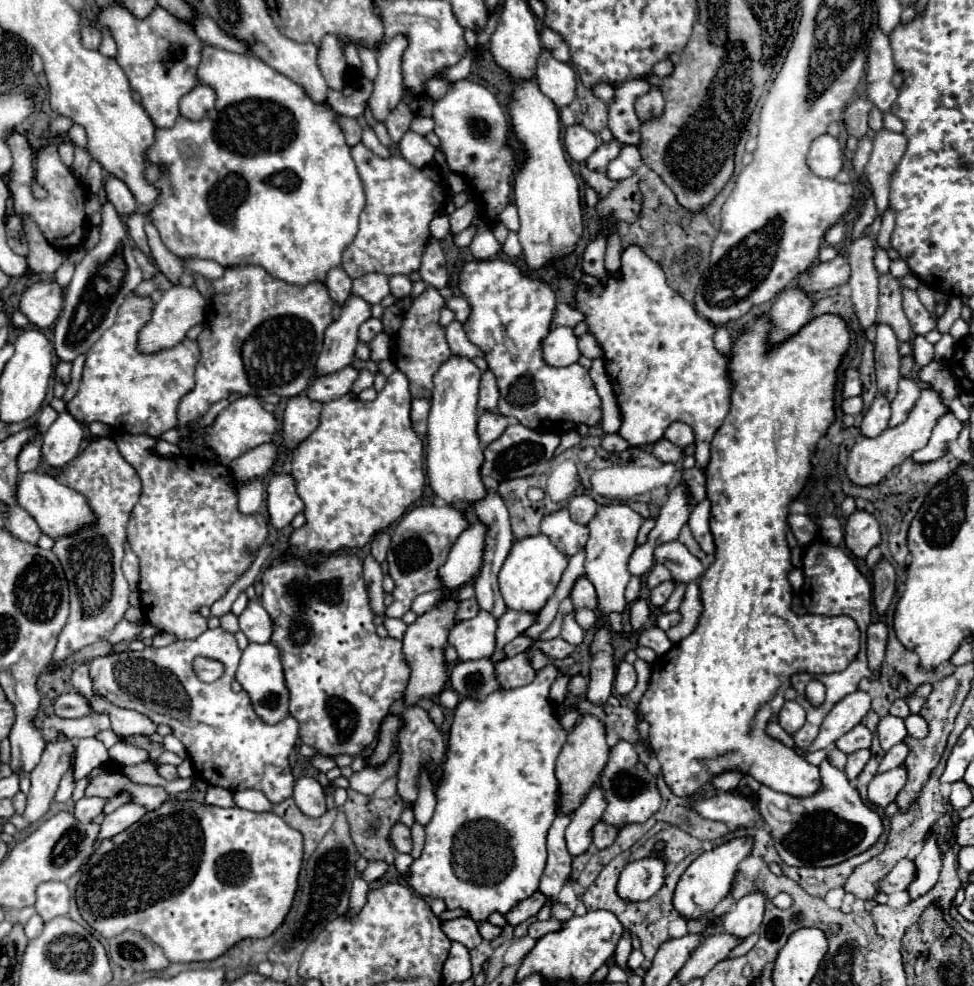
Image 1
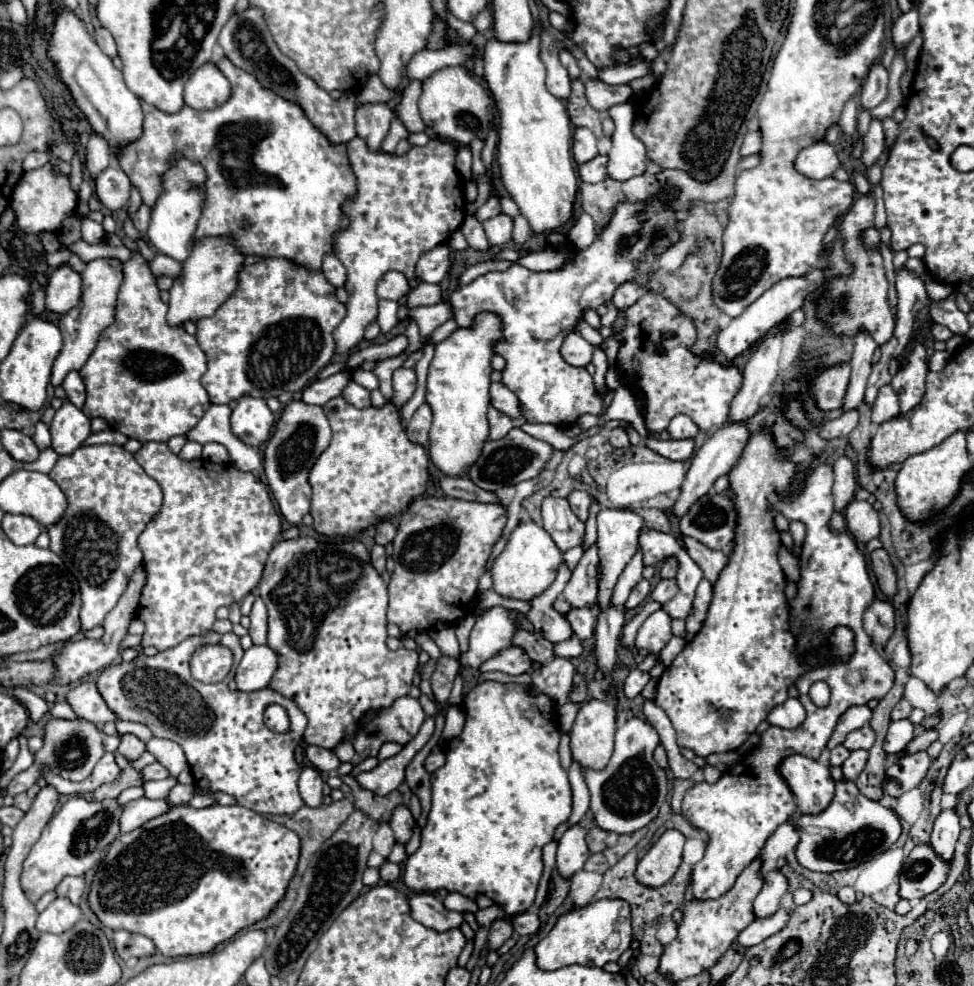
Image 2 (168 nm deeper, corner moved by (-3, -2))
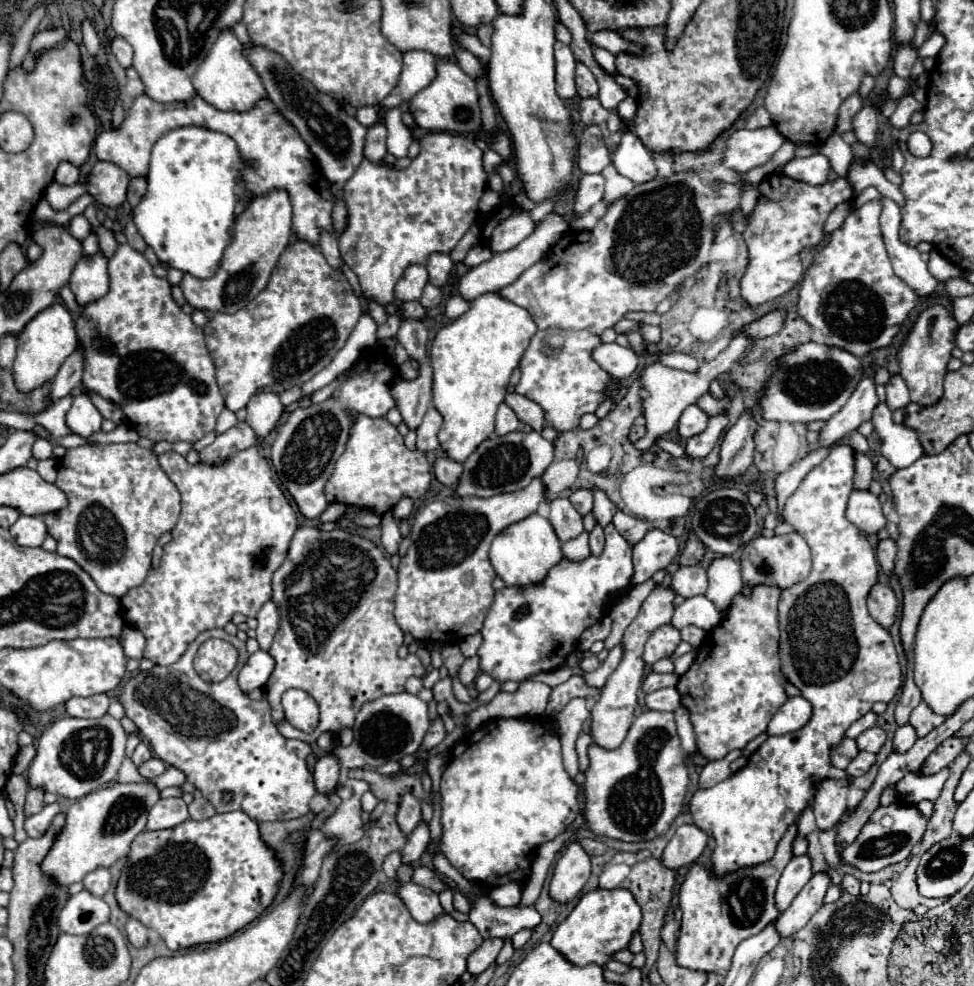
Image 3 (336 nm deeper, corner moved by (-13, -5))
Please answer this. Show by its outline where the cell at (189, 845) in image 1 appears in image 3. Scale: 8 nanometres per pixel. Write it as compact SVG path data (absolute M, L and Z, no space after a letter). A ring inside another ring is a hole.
M232 811L204 821L186 819L174 829L142 831L132 841L114 897L128 917L154 929L168 949L180 951L194 945L220 943L252 923L278 895L282 877L282 861L262 841L258 821L250 819L244 811Z

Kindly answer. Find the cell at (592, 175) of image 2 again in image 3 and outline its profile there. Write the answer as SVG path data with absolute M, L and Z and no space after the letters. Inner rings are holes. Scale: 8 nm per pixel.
M592 173L592 175L582 175L578 181L578 189L576 189L576 203L574 203L574 213L578 217L582 217L584 213L588 213L588 209L602 201L604 197L604 177L600 173Z

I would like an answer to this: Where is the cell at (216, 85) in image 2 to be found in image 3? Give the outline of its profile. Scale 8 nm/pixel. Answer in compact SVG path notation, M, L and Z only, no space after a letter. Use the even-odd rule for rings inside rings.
M228 31L220 33L216 45L208 51L208 57L192 77L196 93L220 111L248 111L260 97L266 97L266 89L252 69L252 65L242 55L242 43Z

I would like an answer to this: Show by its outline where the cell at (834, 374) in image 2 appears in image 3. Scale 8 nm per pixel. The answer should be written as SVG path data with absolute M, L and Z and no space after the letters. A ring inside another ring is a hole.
M820 343L798 345L790 355L780 359L780 369L772 375L766 395L760 399L762 417L770 421L790 421L790 423L812 423L818 419L828 421L838 413L862 377L862 363L856 355L826 347Z

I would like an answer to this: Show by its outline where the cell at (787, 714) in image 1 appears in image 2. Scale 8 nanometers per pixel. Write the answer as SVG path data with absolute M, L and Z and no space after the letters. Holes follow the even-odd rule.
M788 698L784 704L778 704L768 714L768 724L780 728L798 728L806 718L806 710L798 698Z

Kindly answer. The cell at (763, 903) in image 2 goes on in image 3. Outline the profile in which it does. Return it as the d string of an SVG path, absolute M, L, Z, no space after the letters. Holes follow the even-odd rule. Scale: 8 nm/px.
M806 855L802 857L792 857L778 881L776 887L776 909L782 913L784 909L790 907L792 899L802 891L802 887L810 881L812 869L810 869L810 859Z

